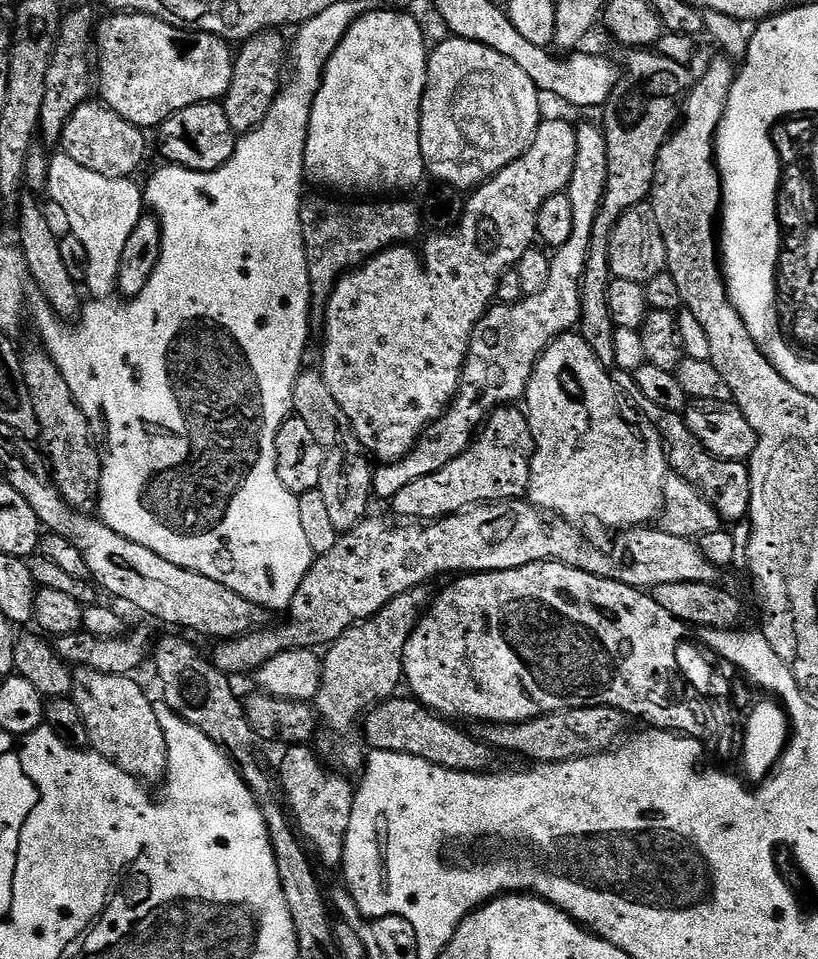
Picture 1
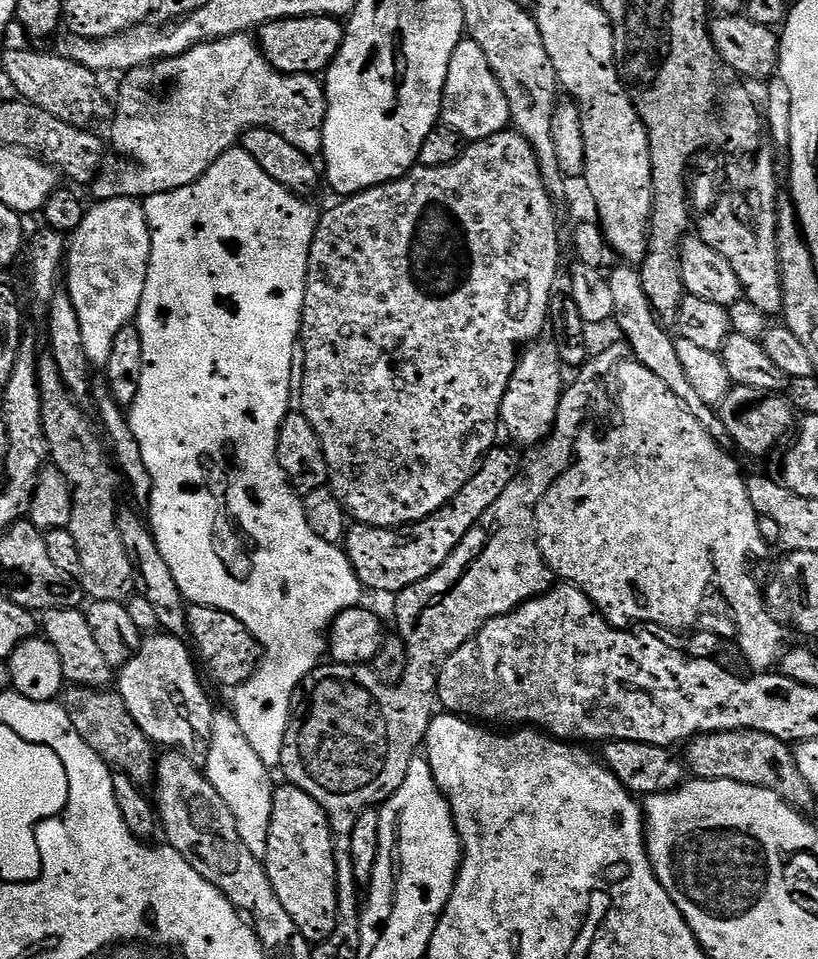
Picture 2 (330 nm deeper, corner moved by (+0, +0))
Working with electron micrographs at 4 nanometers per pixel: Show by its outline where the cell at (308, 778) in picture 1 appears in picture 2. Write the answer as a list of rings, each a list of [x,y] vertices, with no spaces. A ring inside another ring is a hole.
[[[281,783],[272,794],[272,813],[270,814],[270,834],[267,836],[268,849],[262,852],[262,863],[268,871],[270,886],[278,894],[278,902],[286,909],[286,914],[294,918],[294,926],[309,942],[323,942],[334,934],[338,918],[338,890],[336,889],[336,846],[328,815],[298,786]]]

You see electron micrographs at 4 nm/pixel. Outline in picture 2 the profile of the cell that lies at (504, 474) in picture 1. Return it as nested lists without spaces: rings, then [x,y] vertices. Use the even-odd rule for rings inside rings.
[[[501,446],[493,447],[477,466],[475,474],[458,490],[458,494],[449,504],[442,506],[434,514],[417,524],[406,524],[402,528],[371,528],[368,524],[353,523],[346,533],[346,551],[348,561],[356,571],[361,585],[372,592],[389,592],[395,594],[414,586],[414,582],[422,582],[434,570],[450,558],[450,554],[460,545],[462,538],[476,523],[502,498],[502,490],[510,486],[516,477],[518,460]]]

